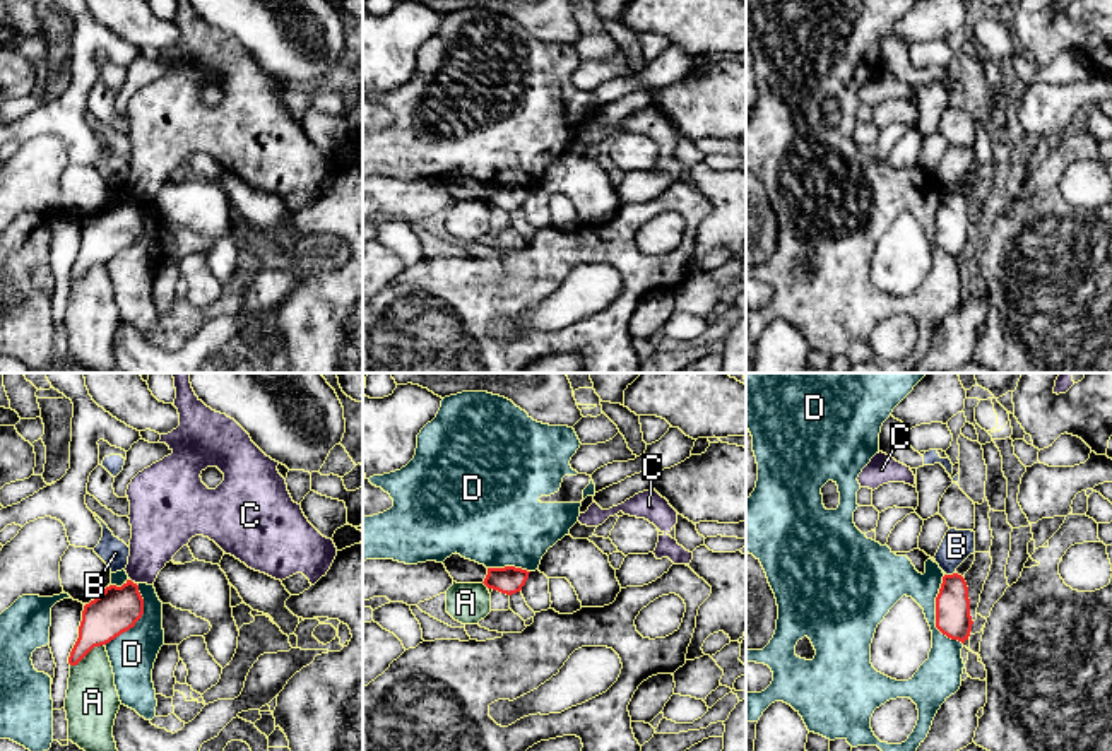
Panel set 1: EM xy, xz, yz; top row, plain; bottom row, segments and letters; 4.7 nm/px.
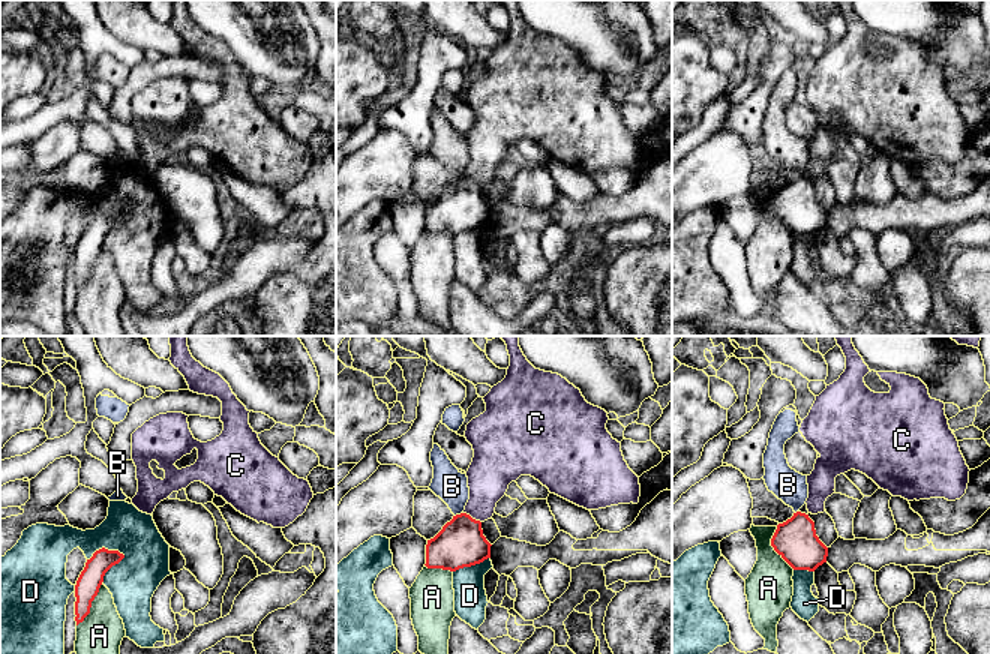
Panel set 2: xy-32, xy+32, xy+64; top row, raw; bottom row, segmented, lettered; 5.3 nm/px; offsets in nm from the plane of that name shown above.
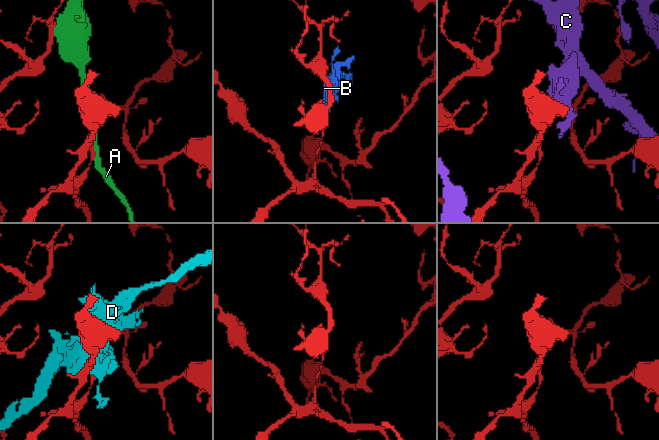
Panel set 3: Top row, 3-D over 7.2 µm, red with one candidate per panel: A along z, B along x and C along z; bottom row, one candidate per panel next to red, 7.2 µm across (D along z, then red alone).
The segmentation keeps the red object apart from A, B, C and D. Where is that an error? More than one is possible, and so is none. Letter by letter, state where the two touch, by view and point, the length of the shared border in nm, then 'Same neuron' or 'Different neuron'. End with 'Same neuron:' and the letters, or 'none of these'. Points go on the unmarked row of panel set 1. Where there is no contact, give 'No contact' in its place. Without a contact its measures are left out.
A: Touches red at xy (86, 271). Shared border 190 nm. Different neuron
B: Touches red at yz (950, 192). Shared border 50 nm. Different neuron
C: No contact. Different neuron
D: Touches red at yz (936, 231). Shared border 340 nm. Different neuron
Same neuron: none of these

